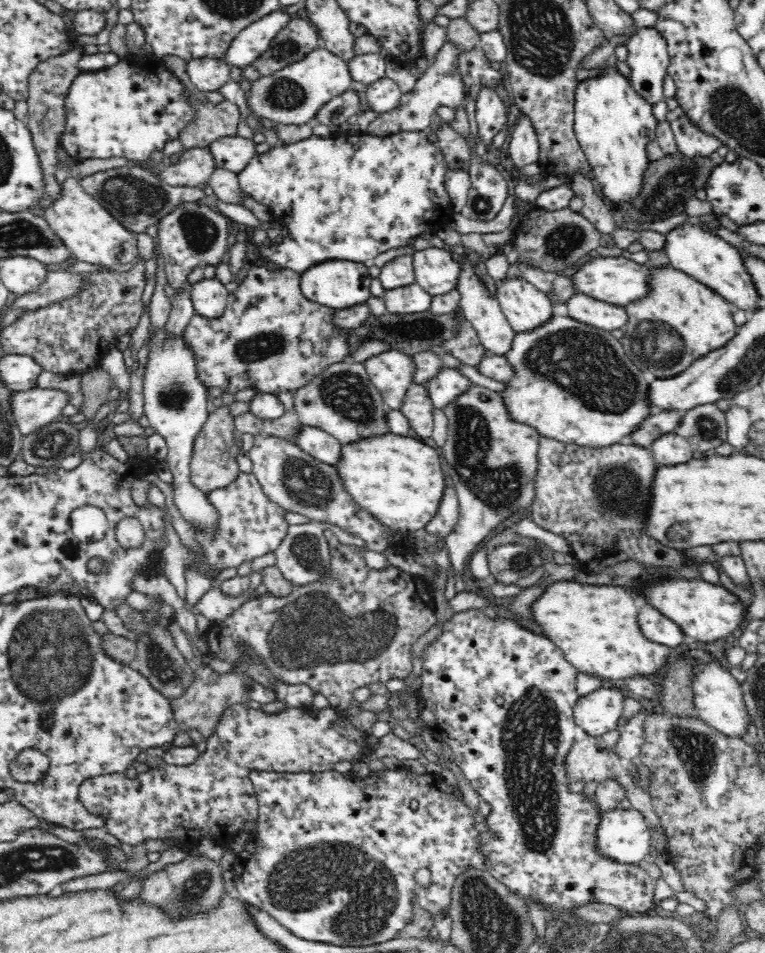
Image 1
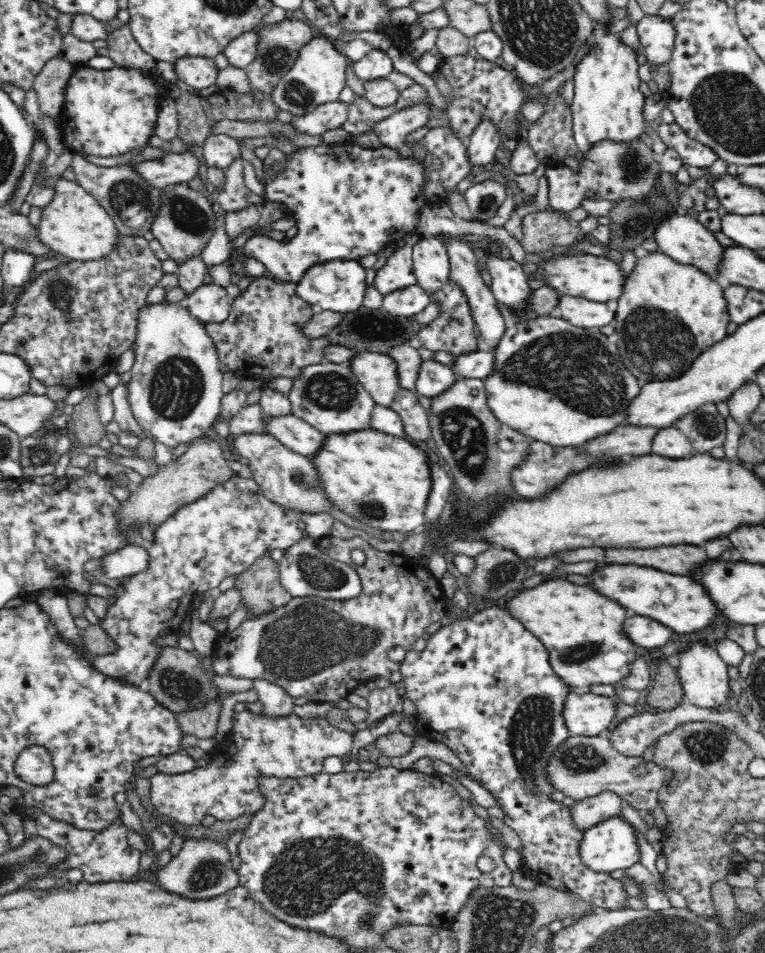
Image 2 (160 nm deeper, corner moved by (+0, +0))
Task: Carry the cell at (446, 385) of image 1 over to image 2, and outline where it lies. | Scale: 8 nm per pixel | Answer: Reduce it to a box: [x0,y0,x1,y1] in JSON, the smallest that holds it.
[414,360,456,399]

